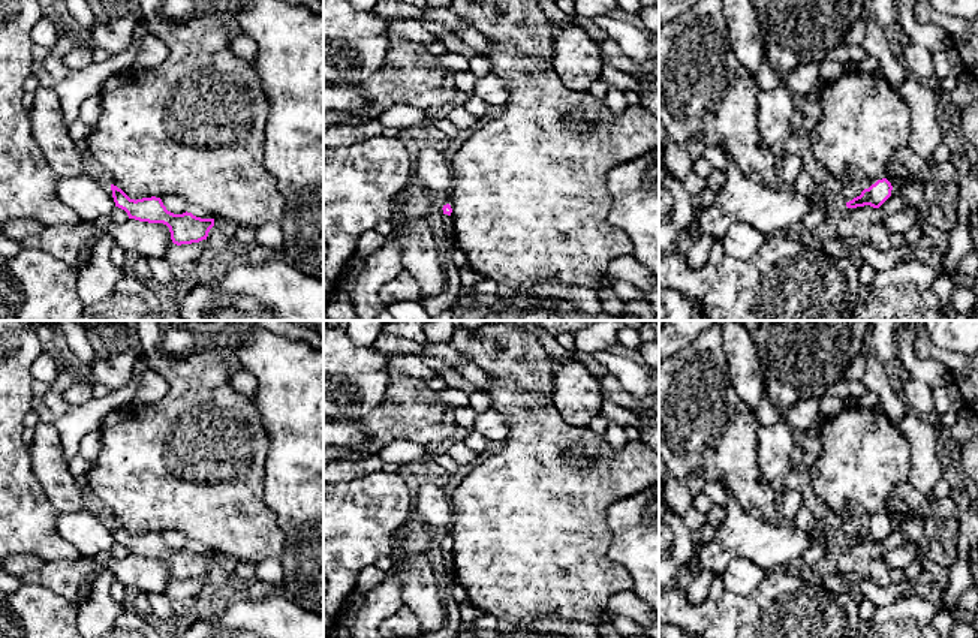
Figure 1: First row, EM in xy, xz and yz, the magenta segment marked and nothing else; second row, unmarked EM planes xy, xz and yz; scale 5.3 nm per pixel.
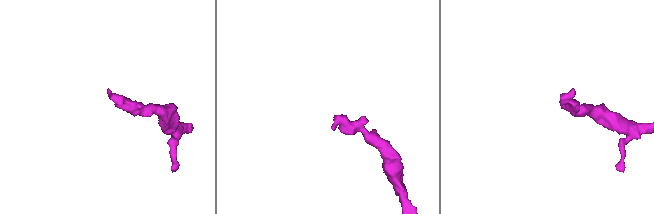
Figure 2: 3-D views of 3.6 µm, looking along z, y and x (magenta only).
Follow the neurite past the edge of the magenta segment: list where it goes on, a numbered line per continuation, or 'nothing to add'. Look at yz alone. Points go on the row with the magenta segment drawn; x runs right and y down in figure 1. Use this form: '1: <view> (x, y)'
1: yz (849, 187)

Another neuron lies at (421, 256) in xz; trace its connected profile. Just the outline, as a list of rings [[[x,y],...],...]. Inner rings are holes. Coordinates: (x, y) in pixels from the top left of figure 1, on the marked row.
[[[413,219],[397,228],[401,246],[403,271],[410,274],[421,288],[421,300],[439,295],[446,289],[442,250],[437,246],[428,220]]]

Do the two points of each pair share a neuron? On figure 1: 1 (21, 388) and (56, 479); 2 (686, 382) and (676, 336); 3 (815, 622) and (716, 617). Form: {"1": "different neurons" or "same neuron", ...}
{"1": "different neurons", "2": "different neurons", "3": "same neuron"}

